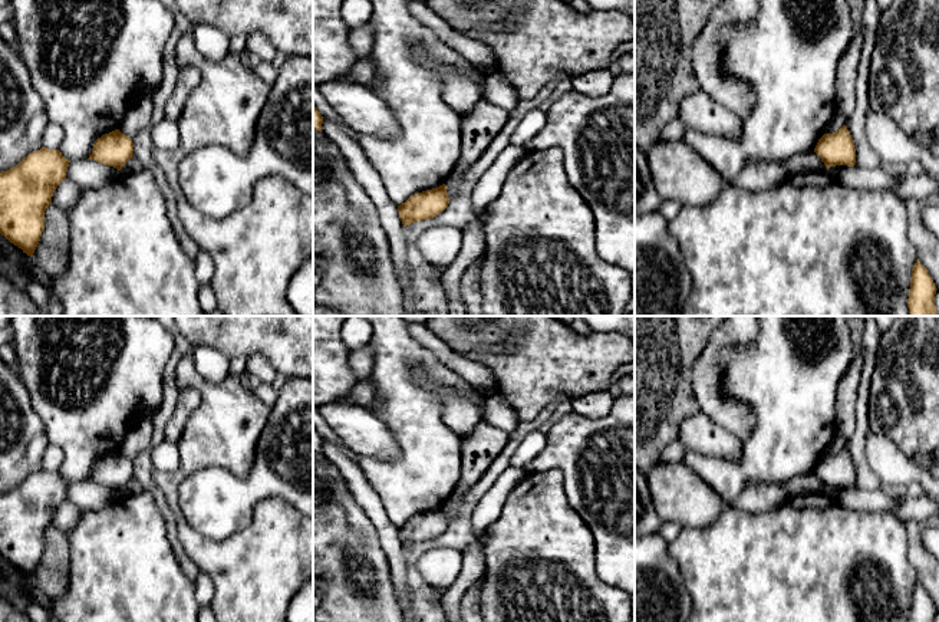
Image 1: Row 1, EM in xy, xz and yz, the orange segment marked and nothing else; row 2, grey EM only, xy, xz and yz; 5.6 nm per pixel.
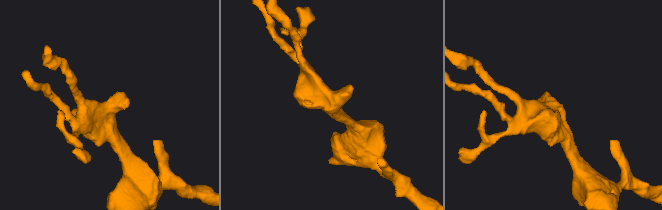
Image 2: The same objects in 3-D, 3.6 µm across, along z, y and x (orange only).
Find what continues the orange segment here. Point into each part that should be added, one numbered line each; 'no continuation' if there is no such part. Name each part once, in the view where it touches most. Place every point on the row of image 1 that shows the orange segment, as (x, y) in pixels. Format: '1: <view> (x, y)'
no continuation

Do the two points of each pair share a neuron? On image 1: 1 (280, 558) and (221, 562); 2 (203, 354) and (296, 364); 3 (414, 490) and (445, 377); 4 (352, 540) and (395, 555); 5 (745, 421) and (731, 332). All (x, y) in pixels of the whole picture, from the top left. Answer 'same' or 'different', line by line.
1: same
2: different
3: same
4: different
5: same

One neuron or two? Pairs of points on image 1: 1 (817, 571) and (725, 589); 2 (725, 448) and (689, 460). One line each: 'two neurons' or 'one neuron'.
1: one neuron
2: two neurons

